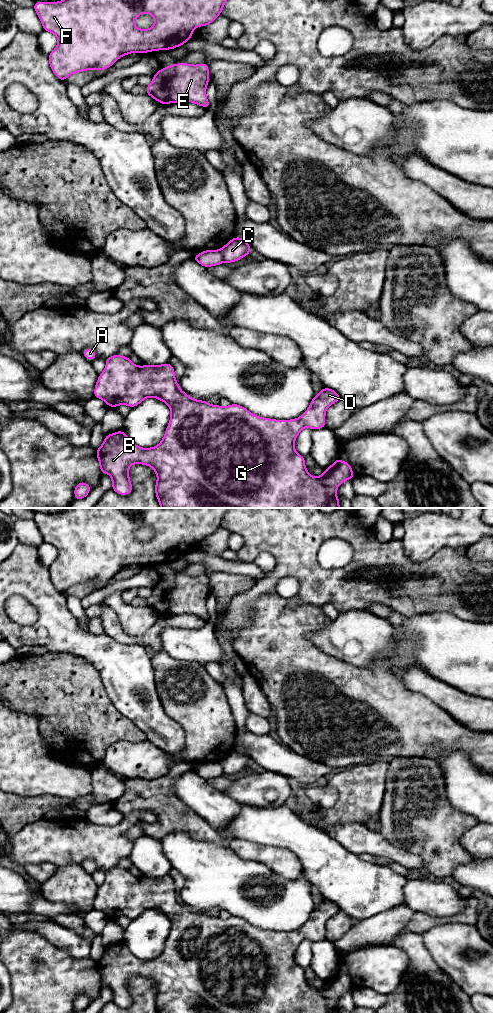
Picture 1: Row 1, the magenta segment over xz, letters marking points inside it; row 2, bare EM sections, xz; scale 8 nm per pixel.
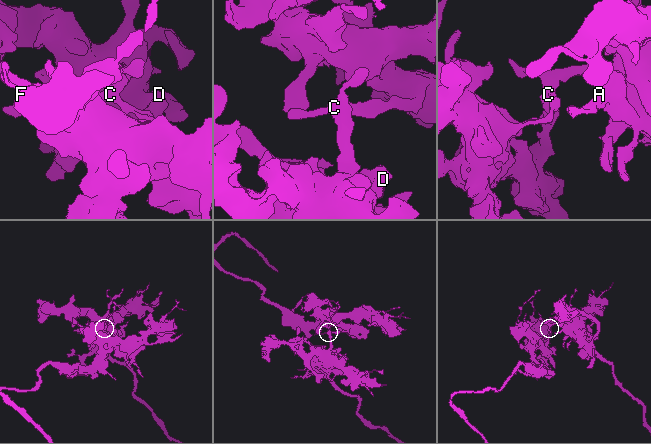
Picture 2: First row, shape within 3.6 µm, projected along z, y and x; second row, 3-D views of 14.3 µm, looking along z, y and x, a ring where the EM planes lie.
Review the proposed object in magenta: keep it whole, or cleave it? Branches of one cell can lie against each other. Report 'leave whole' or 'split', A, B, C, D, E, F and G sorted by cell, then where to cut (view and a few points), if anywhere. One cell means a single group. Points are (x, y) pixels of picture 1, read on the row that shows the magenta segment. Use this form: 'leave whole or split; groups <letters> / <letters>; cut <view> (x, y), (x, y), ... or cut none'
split; groups A B C D G / E F; cut xz (218, 250), (223, 261)

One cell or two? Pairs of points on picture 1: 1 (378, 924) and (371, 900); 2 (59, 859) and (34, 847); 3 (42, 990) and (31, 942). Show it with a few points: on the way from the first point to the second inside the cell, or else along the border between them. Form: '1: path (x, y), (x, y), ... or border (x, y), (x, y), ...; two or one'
1: border (397, 905), (357, 921); two
2: path (53, 853), (47, 847), (40, 847); one
3: path (37, 978), (32, 973), (30, 954); one

